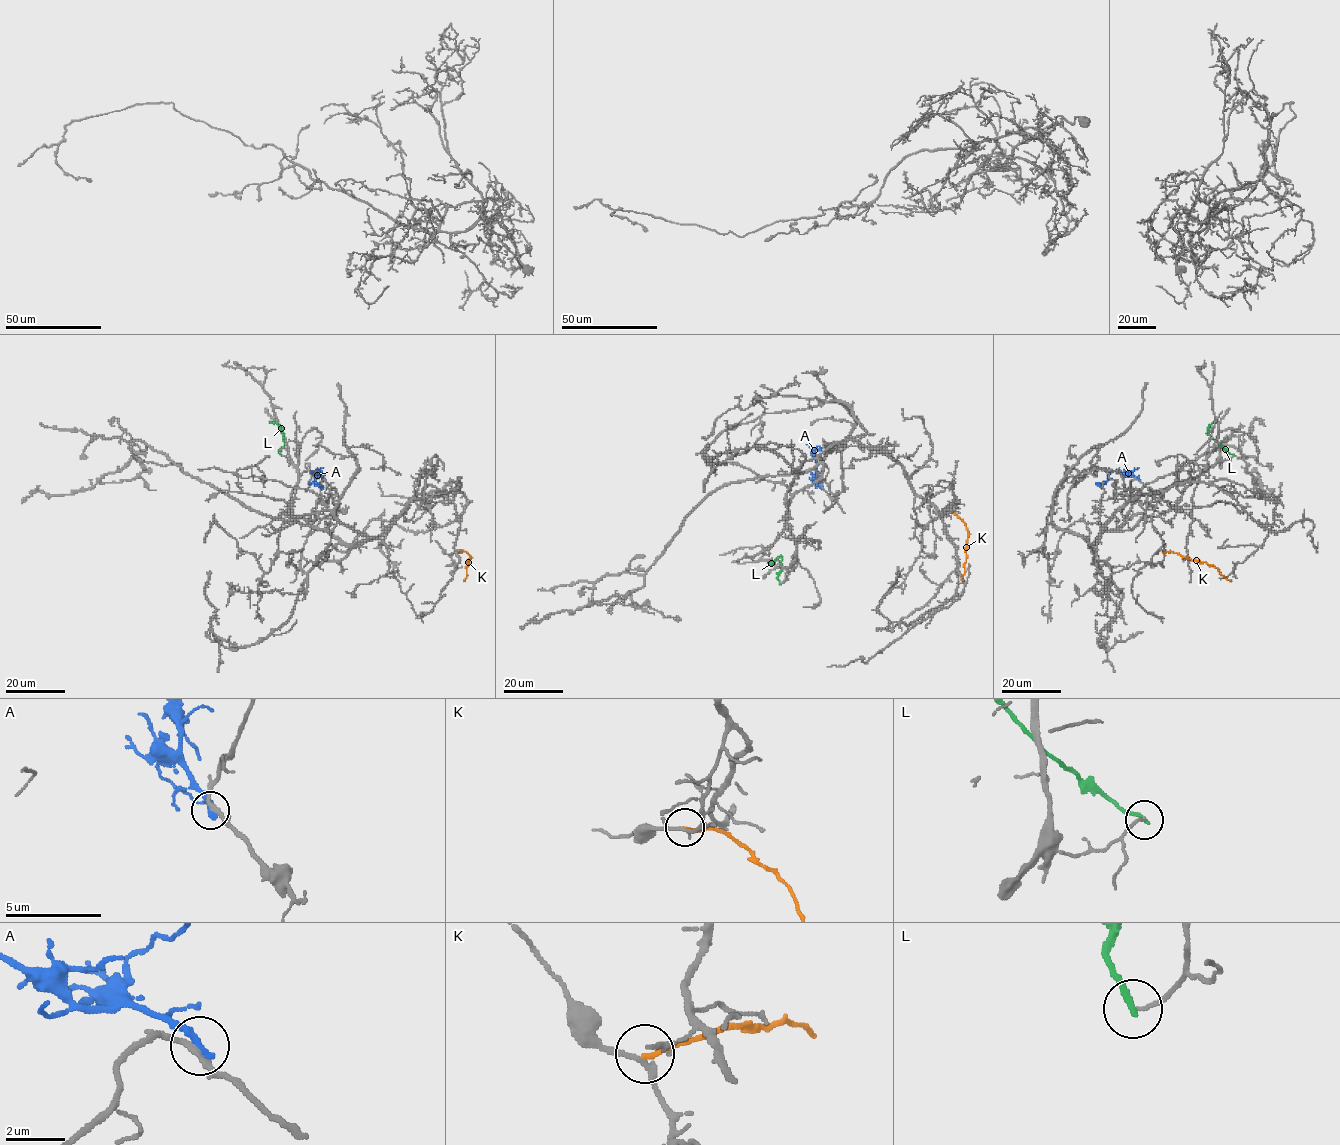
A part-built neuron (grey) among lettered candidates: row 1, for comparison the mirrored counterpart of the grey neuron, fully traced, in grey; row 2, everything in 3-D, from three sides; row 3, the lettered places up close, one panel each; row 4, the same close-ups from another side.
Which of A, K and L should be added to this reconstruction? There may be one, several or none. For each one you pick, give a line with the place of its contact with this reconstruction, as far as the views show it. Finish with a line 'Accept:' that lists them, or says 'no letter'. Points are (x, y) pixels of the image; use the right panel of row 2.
Accept: no letter

